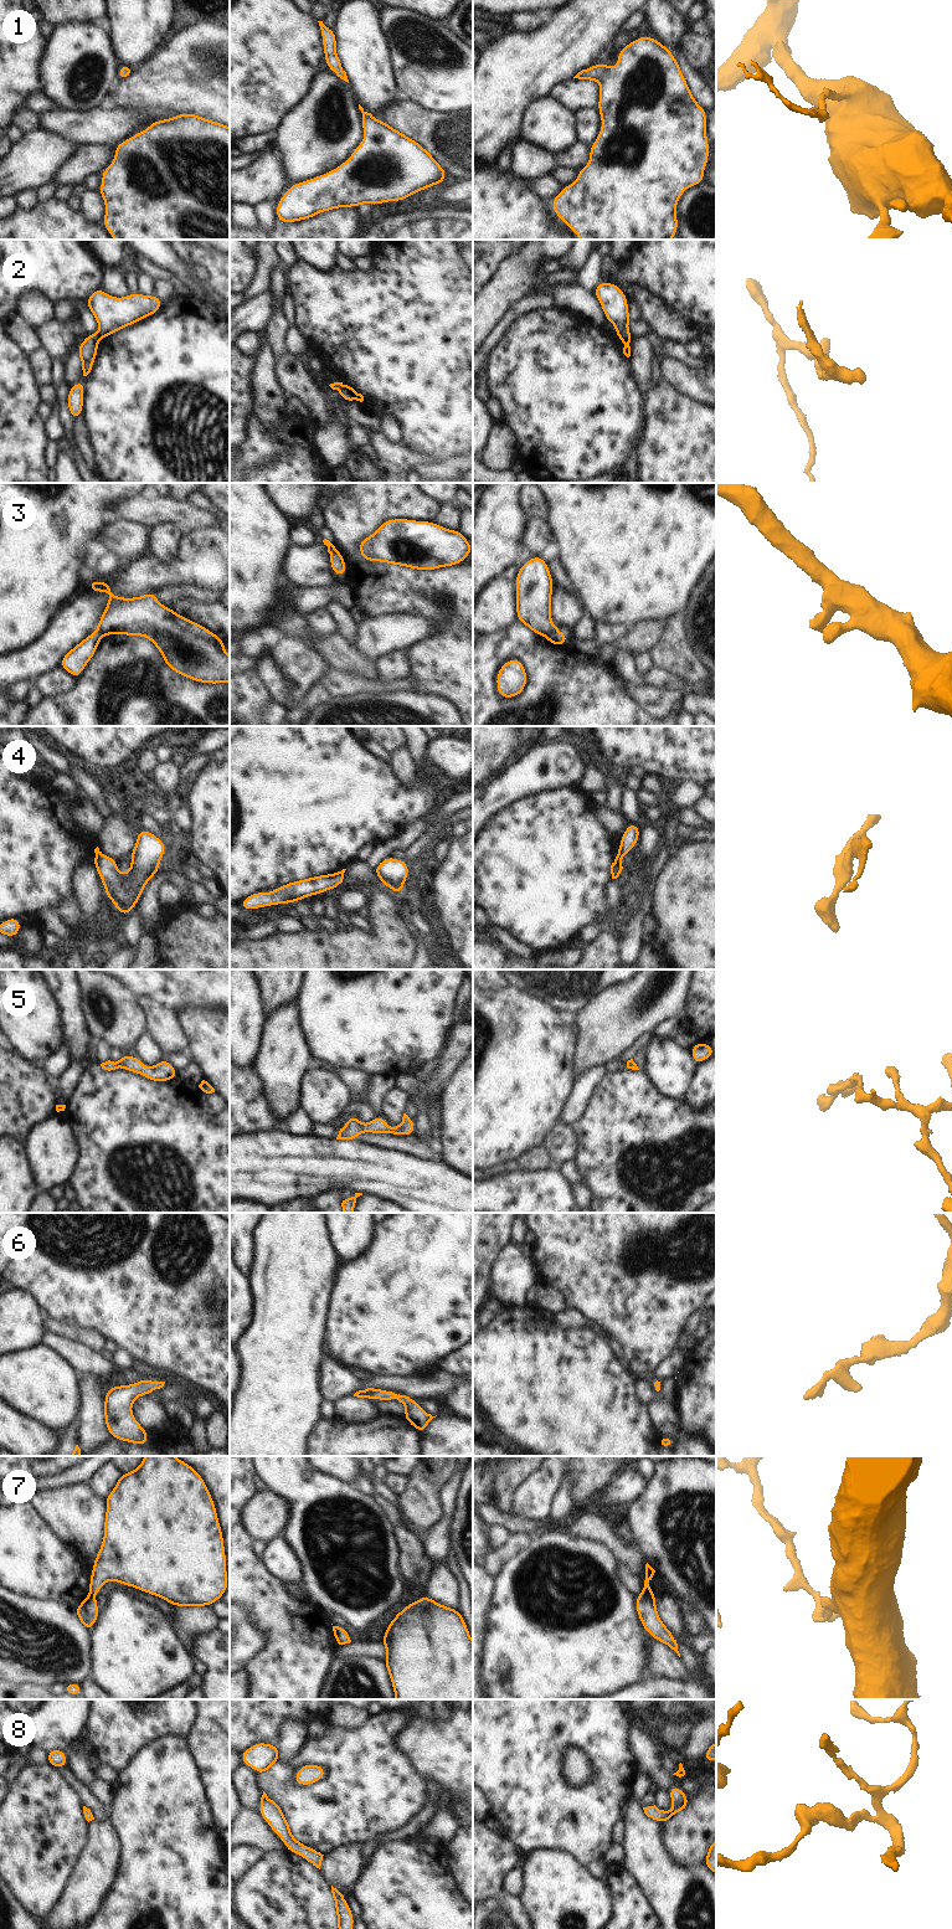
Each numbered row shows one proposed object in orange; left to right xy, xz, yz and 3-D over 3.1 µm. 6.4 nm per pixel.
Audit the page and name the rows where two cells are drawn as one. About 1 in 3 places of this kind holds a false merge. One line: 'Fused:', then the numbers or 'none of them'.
Fused: 2, 3, 4, 7

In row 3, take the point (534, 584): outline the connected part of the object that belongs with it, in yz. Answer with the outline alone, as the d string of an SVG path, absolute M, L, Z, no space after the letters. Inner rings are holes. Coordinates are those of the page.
M534 556L519 569L514 582L516 621L537 636L560 632L551 619L551 595L555 586L546 561L541 556Z

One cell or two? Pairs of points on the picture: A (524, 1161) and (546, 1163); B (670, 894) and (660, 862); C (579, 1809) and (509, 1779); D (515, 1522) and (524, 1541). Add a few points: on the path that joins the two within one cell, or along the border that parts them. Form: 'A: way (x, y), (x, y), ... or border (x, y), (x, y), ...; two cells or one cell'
A: way (529, 1161), (541, 1161); one cell
B: border (672, 855), (657, 879), (653, 895); two cells
C: way (561, 1809), (544, 1809), (526, 1791); one cell
D: border (511, 1533), (526, 1533), (529, 1536); two cells

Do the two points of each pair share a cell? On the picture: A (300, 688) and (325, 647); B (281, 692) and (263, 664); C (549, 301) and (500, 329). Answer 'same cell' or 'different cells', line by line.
A: different cells
B: same cell
C: same cell

